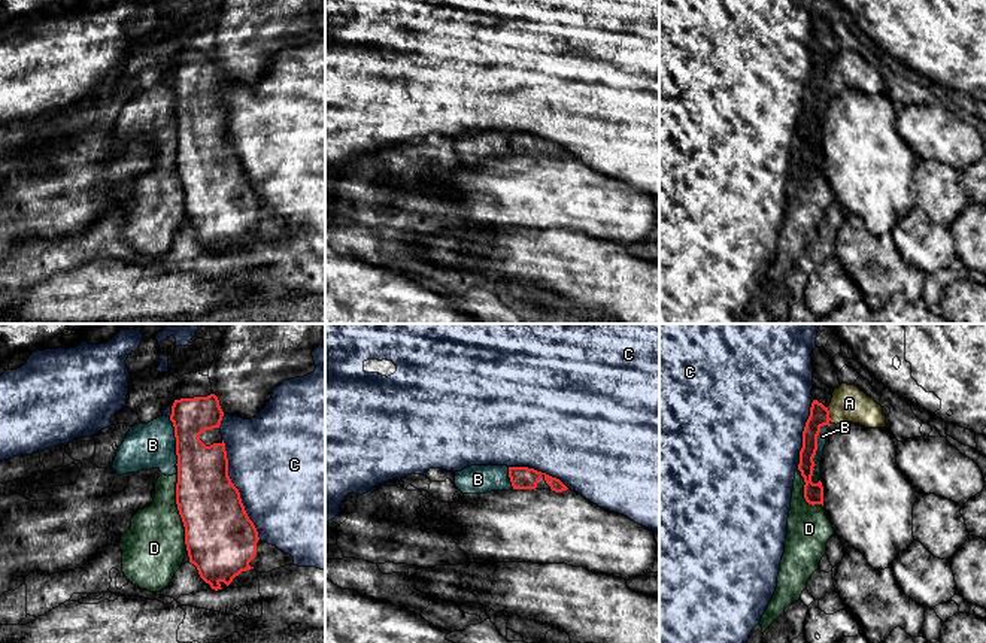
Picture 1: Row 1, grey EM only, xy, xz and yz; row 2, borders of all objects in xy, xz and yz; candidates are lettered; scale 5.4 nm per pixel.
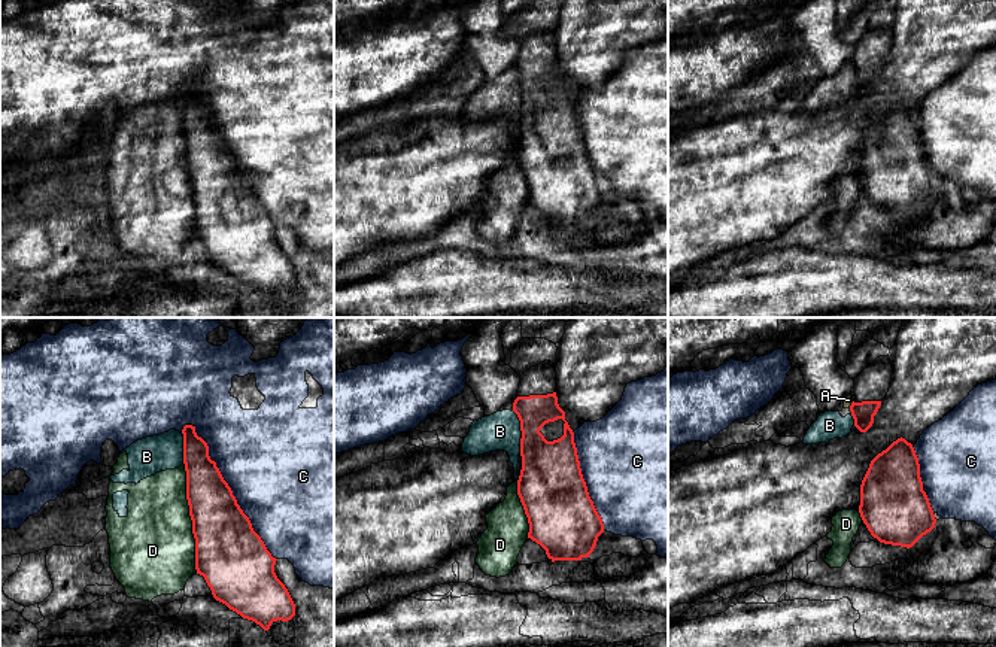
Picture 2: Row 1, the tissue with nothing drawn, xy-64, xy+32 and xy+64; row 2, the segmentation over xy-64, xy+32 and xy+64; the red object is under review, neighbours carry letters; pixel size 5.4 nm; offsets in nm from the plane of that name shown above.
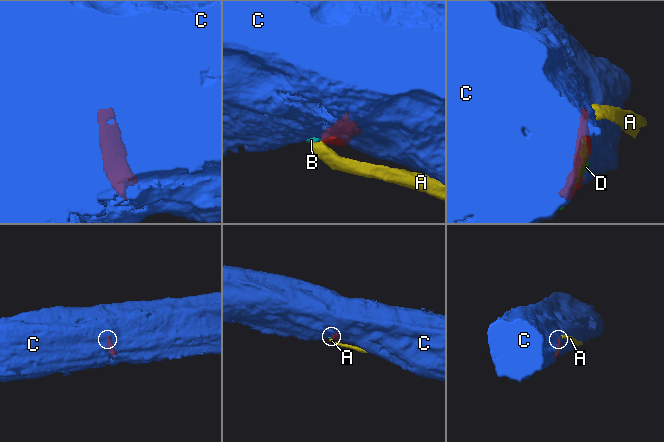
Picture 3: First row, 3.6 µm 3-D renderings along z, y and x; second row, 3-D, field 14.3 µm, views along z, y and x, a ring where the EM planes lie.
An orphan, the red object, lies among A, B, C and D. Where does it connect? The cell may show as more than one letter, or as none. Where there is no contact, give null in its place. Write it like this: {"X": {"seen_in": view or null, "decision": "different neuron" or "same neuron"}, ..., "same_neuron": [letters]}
{"A": {"seen_in": "yz", "decision": "different neuron"}, "B": {"seen_in": "xy", "decision": "different neuron"}, "C": {"seen_in": "xy", "decision": "different neuron"}, "D": {"seen_in": "xy", "decision": "different neuron"}, "same_neuron": []}

